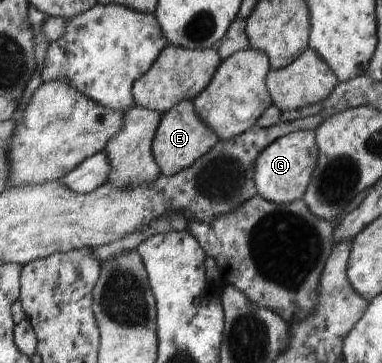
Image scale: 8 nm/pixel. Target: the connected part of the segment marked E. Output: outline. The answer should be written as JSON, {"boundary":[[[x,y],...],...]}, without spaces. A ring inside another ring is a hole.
{"boundary":[[[184,100],[162,115],[152,140],[152,157],[158,164],[162,175],[172,177],[208,153],[218,143],[218,140],[219,137],[214,130],[196,113],[193,101]]]}

